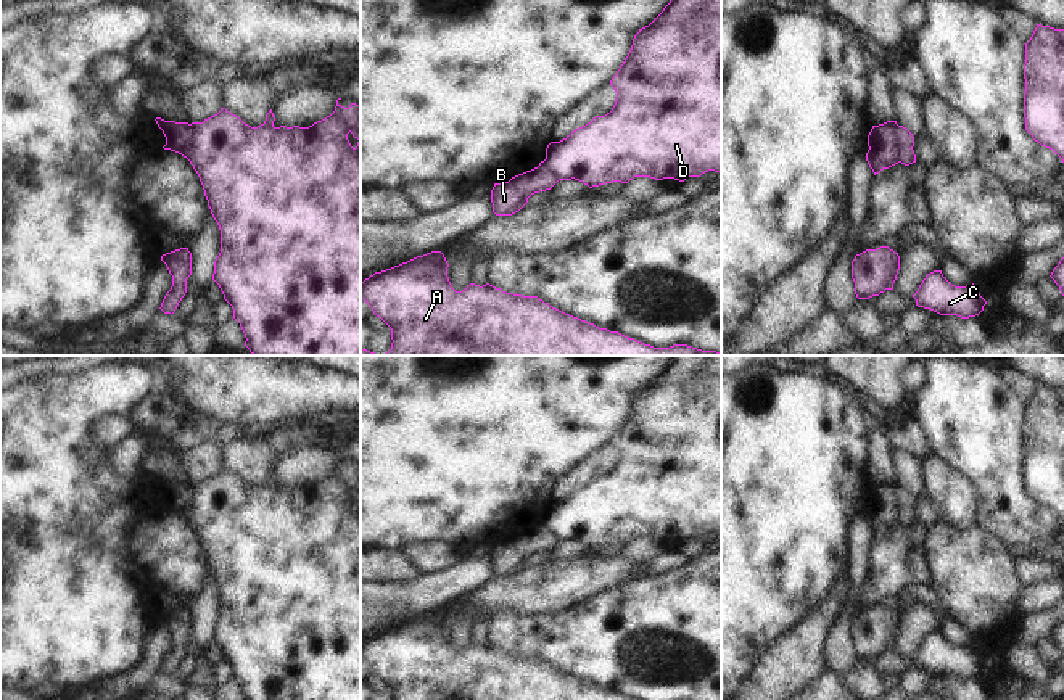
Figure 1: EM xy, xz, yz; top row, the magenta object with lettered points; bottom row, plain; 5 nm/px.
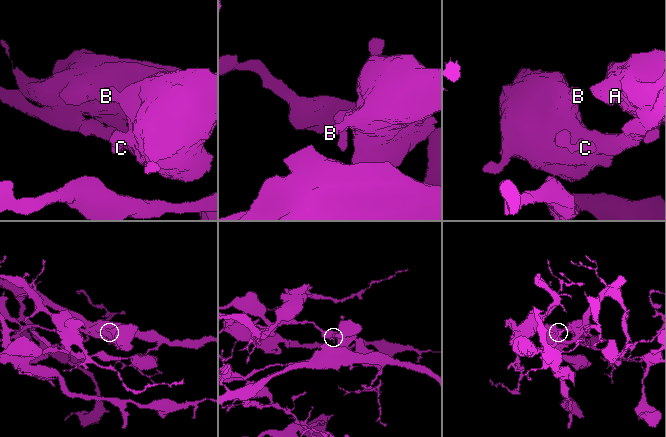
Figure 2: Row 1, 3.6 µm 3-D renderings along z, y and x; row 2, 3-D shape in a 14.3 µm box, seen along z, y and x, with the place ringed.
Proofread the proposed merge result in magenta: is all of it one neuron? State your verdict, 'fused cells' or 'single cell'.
fused cells

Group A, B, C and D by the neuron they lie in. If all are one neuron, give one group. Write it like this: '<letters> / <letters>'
A C D / B

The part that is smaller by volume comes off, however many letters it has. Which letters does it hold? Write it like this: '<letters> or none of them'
B

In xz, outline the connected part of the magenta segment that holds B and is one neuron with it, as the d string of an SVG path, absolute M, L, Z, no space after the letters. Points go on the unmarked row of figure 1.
M538 526L512 537L505 544L494 544L491 550L493 573L512 576L518 573L534 554L551 550L559 539L547 529Z

